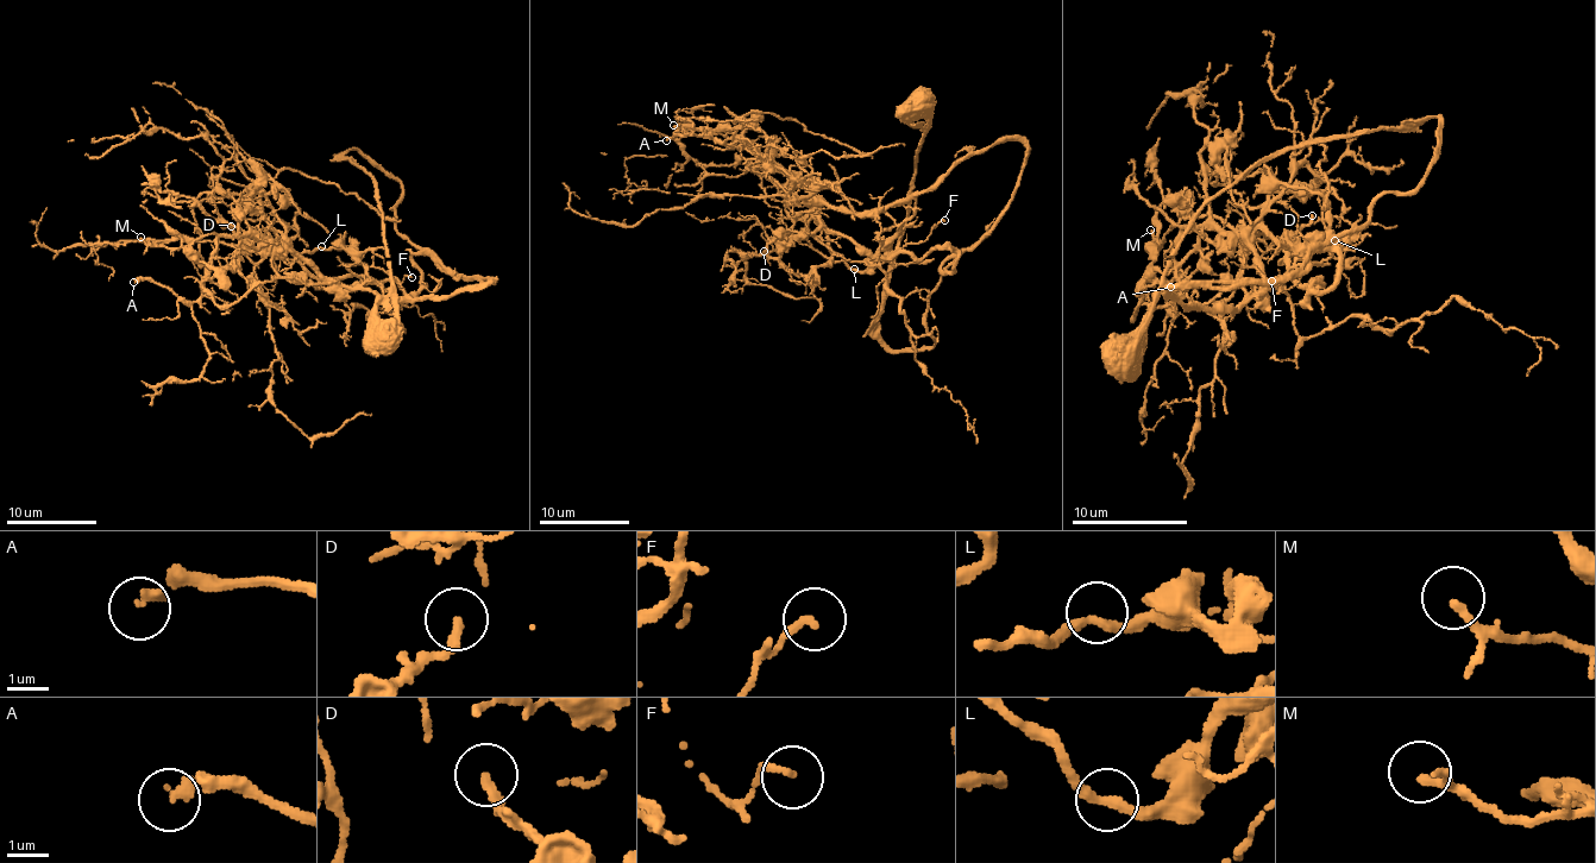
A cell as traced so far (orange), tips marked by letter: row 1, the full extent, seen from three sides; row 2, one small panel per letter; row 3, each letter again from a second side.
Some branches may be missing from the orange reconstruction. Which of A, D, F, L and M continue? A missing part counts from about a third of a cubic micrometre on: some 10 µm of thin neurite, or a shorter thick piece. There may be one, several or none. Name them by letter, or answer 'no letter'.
A

